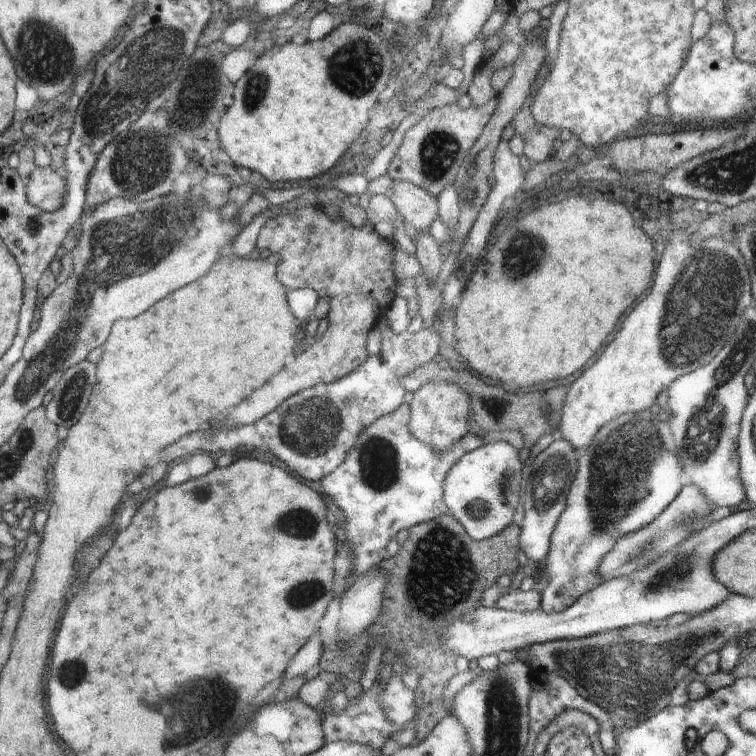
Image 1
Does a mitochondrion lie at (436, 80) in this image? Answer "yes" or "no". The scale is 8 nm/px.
no

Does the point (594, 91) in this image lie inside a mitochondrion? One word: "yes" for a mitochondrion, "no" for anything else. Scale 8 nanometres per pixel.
no

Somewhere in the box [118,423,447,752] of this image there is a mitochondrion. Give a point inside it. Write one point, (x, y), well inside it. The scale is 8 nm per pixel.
(175, 716)

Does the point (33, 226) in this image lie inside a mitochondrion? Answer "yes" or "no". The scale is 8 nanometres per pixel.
yes

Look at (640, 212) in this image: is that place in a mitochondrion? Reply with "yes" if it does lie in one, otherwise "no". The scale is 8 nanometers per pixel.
no

